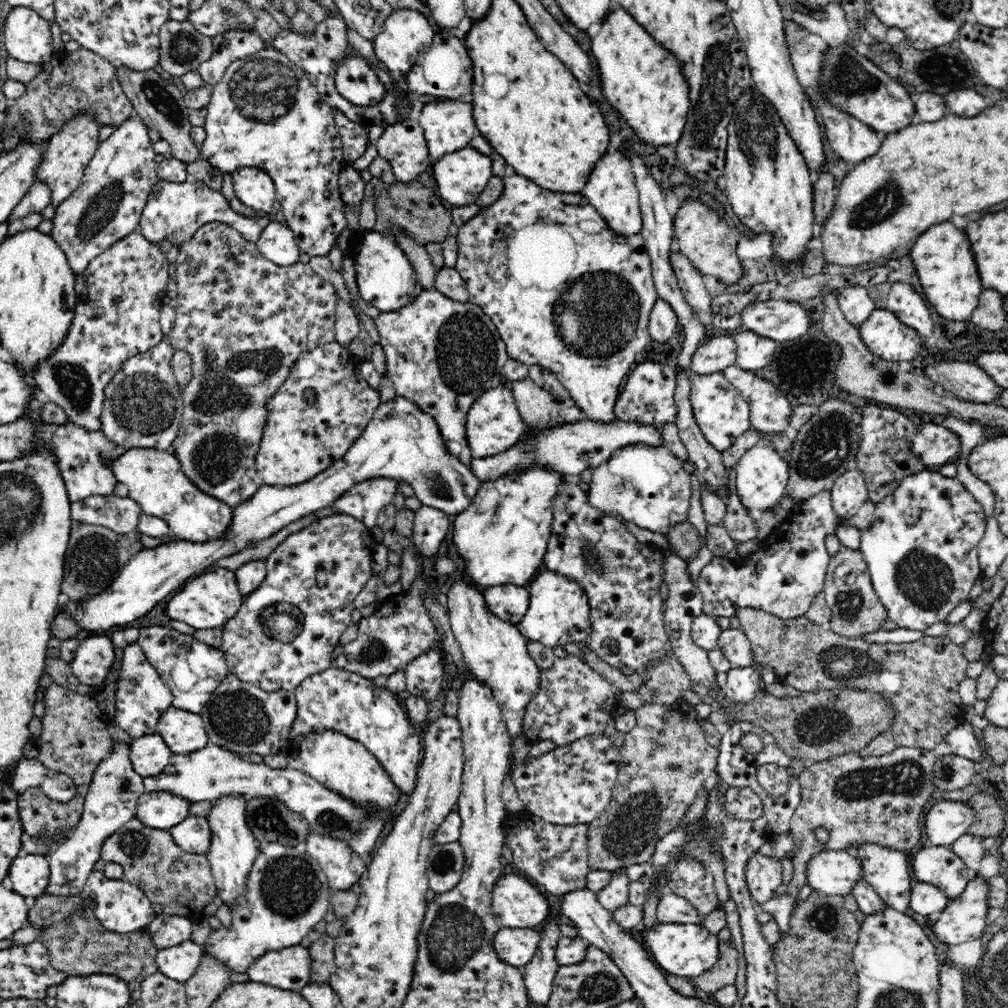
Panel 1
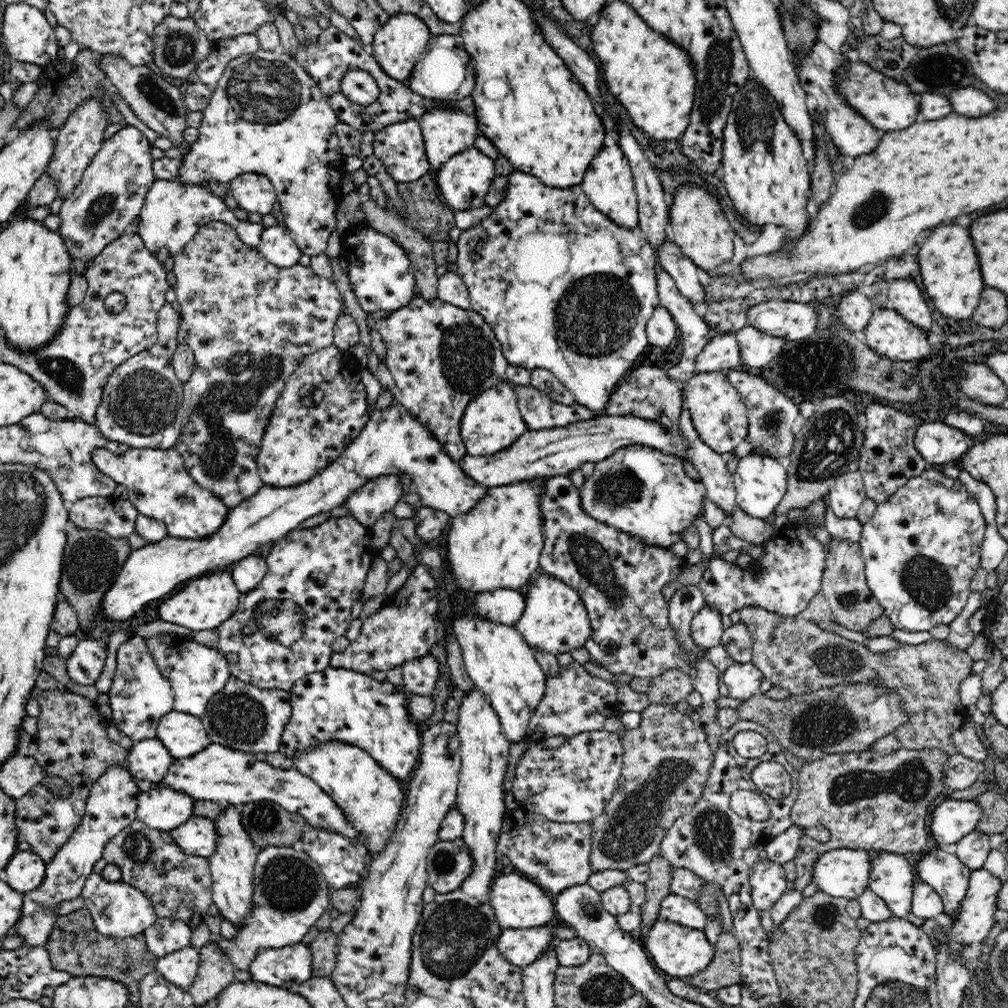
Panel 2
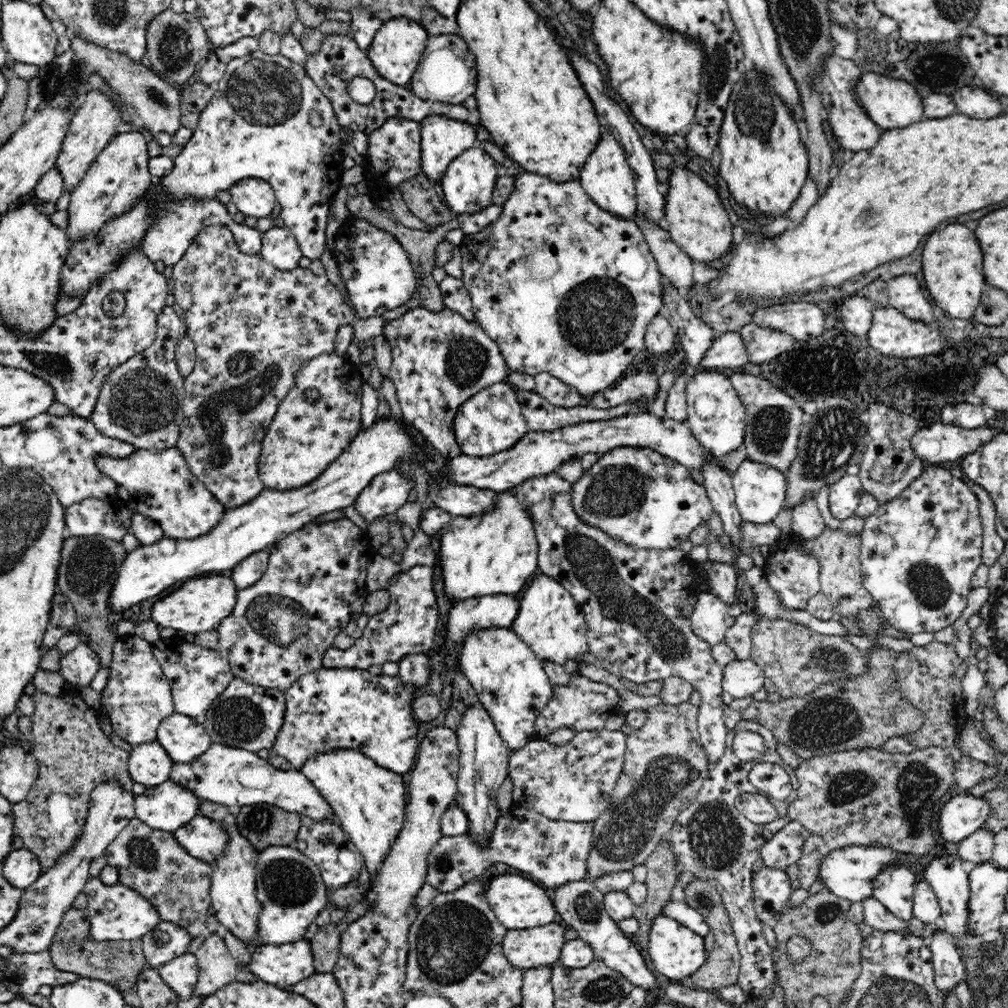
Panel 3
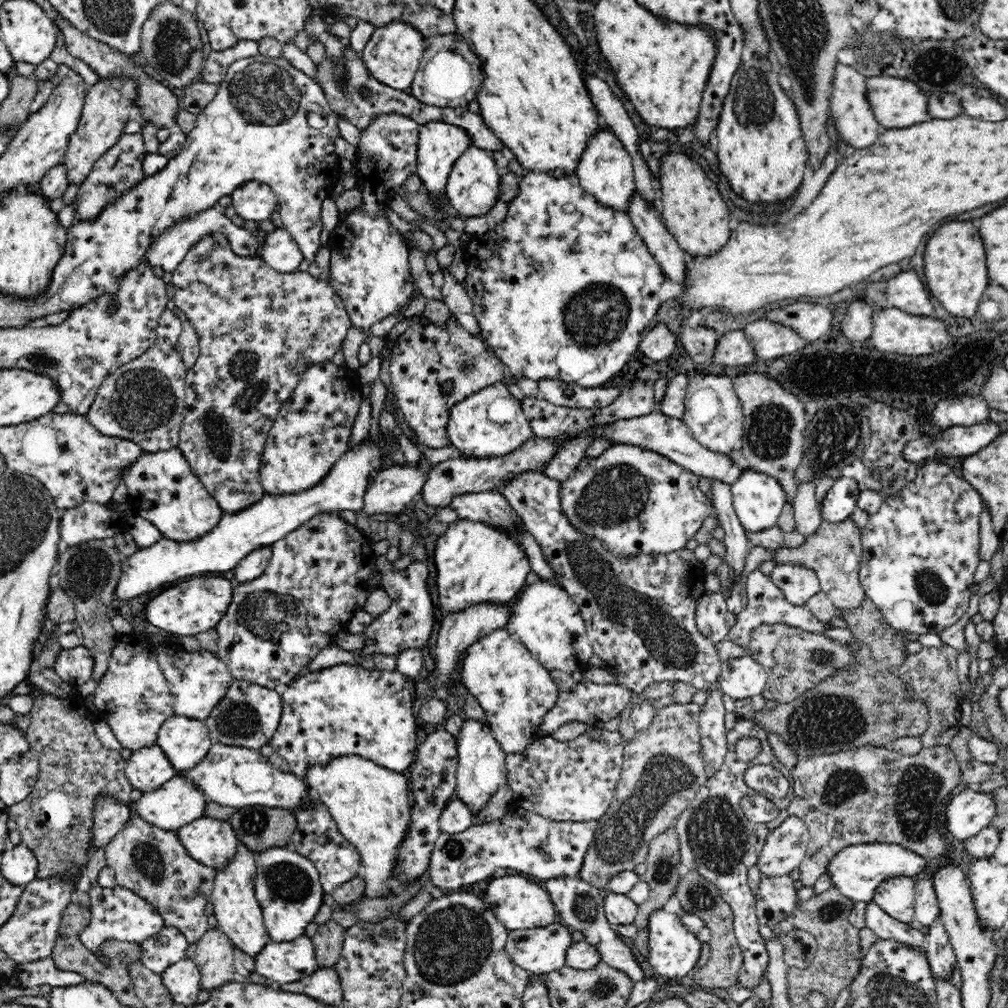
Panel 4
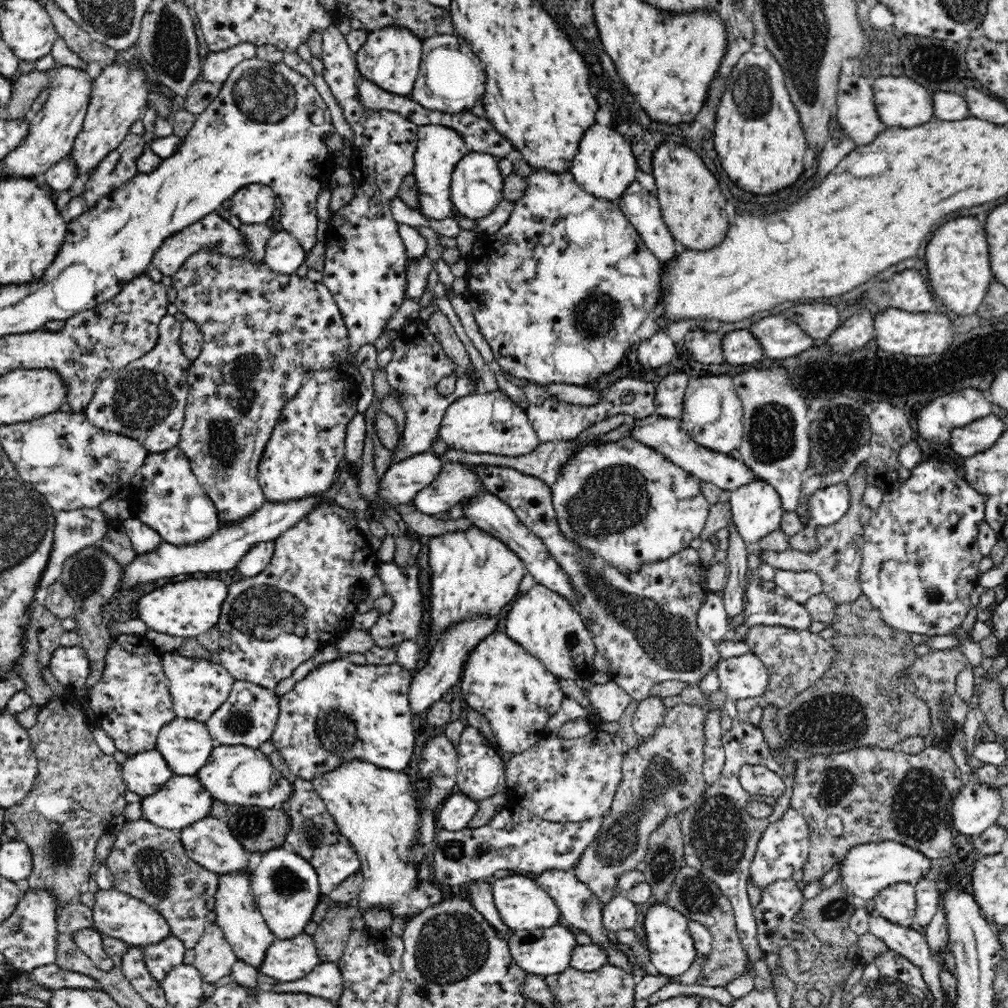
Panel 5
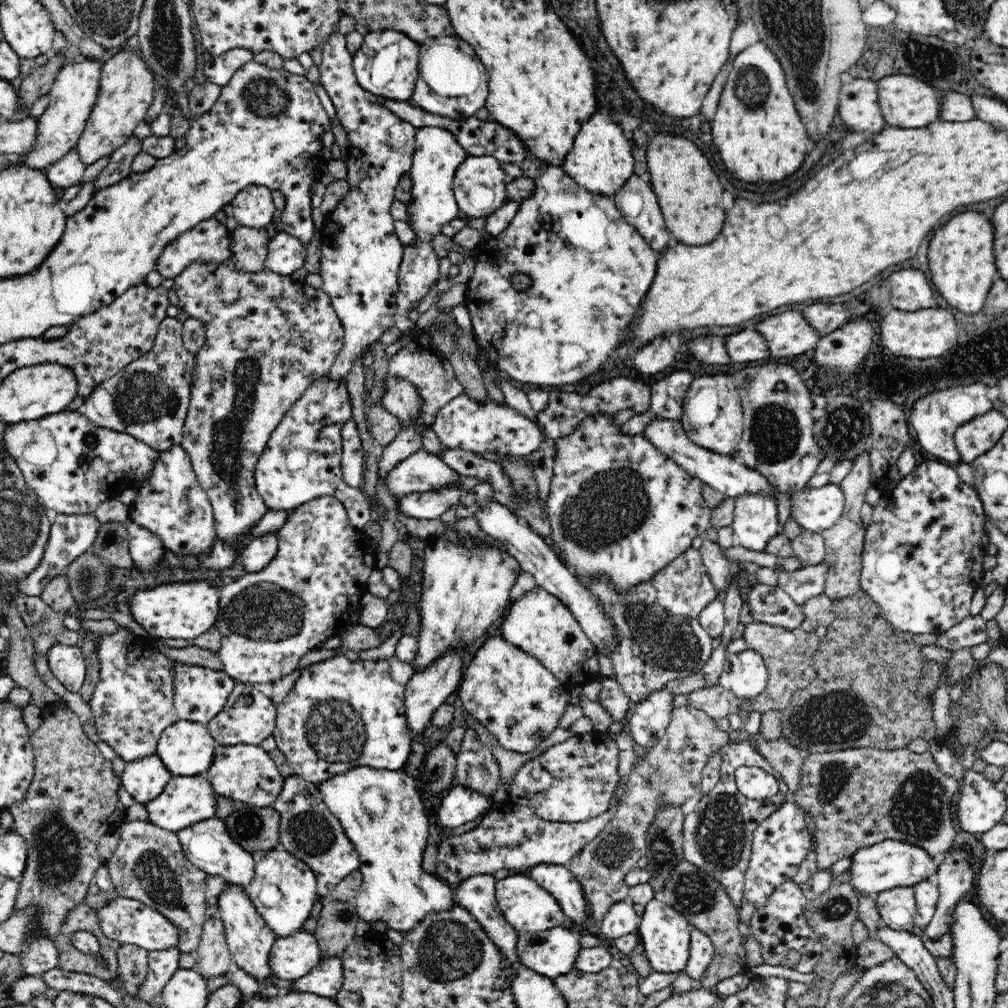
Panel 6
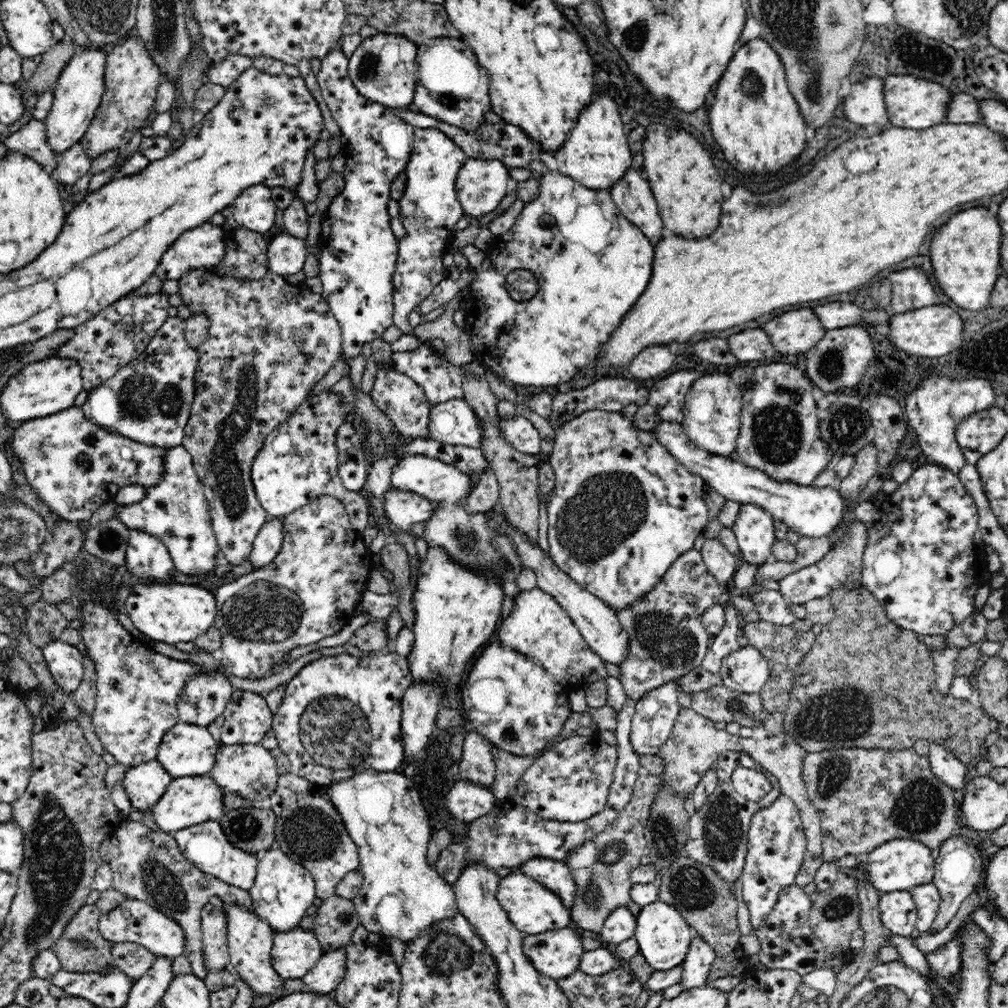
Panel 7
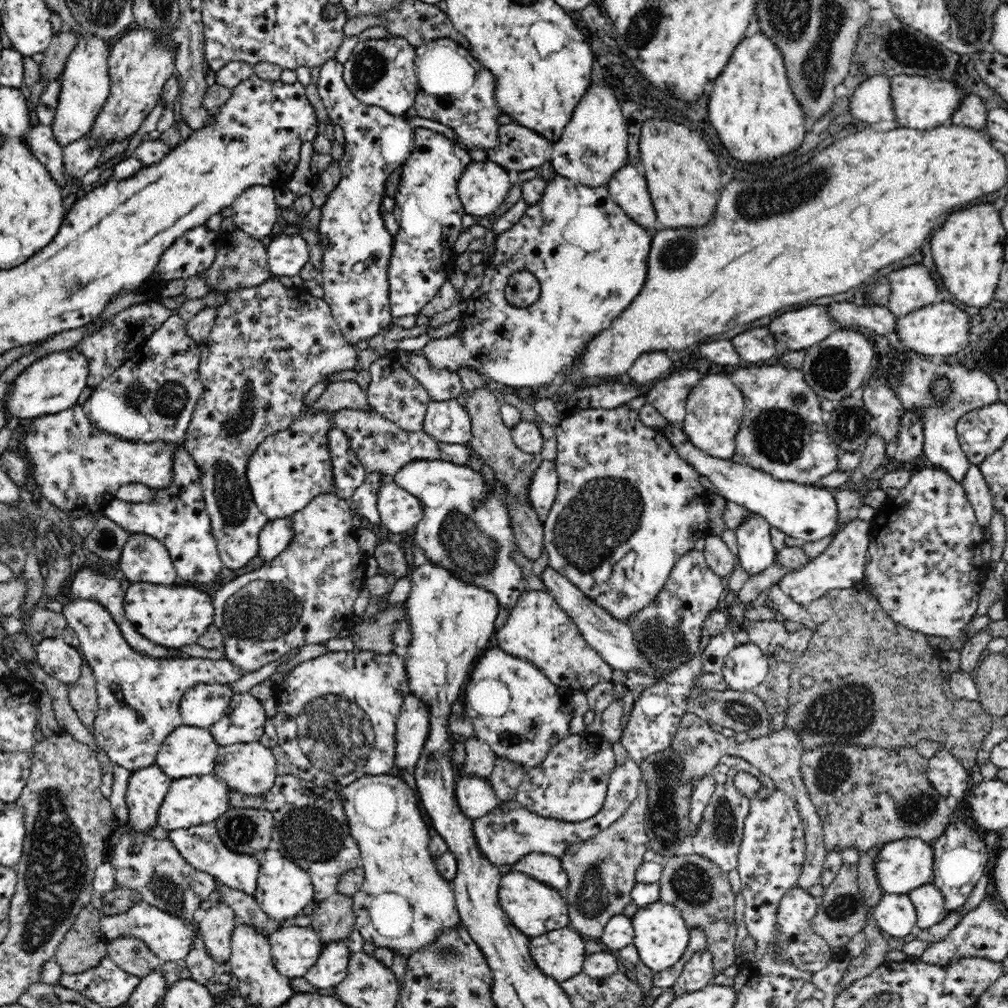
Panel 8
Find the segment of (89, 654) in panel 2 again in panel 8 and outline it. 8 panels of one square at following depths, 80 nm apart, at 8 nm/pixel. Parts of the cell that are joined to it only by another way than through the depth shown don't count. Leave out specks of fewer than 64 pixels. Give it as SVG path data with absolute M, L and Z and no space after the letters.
M60 637L40 640L35 647L38 664L48 674L67 685L76 682L82 668L82 656L77 648Z

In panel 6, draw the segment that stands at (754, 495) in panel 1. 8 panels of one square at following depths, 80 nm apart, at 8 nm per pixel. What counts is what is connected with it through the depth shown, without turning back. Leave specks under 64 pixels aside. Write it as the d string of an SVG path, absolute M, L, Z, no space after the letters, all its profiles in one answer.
M766 496L735 499L733 523L736 544L754 552L767 552L767 544L779 533L777 502Z

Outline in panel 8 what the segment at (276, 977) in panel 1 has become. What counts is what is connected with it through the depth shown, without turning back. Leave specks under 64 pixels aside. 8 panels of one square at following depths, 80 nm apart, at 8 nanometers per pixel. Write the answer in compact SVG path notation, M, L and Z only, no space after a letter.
M294 923L280 927L269 936L271 955L282 976L293 980L305 977L316 964L323 949L323 942L311 927Z

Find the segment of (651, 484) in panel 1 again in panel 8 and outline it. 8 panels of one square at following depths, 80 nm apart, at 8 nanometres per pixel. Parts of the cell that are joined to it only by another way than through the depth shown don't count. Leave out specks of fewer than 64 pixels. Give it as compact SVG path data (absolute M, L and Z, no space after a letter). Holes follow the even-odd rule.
M628 403L618 406L618 408L588 408L568 415L561 420L554 432L557 440L557 456L553 462L560 482L556 500L554 500L554 504L543 524L543 546L548 554L548 566L560 573L562 577L566 577L570 583L582 591L582 594L598 603L614 619L629 624L629 620L633 619L640 611L644 611L658 596L658 593L665 588L665 584L670 580L672 567L687 552L695 549L694 542L708 536L709 521L706 515L706 508L709 506L708 492L698 481L700 473L678 454L676 447L663 433L663 429L654 429L644 425L642 419L640 419L639 411L630 407ZM628 550L635 550L638 553L638 558L636 558L636 564L634 565L634 581L628 582L626 585L628 590L626 592L612 594L612 592L608 592L604 582L608 580L608 576L612 572L612 566L622 560Z

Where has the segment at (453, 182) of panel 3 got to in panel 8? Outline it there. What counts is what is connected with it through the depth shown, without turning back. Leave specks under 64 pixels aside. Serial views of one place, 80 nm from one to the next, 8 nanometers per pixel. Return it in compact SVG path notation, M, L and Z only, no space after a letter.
M472 160L458 181L459 199L472 217L492 215L508 196L514 176L500 165Z

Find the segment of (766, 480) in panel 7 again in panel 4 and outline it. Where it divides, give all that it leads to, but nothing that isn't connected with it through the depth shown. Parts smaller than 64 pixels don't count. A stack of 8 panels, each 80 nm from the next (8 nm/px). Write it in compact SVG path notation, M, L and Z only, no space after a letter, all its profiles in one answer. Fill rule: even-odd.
M655 410L646 416L617 420L603 427L599 425L595 436L606 436L611 444L622 443L648 448L694 473L698 478L710 478L710 480L720 481L730 486L741 477L744 470L742 463L736 464L728 455L712 452L711 449L702 446L694 439L694 435L691 434L683 419L666 416L660 410ZM839 477L819 501L824 523L836 523L854 515L859 508L861 491L852 478Z

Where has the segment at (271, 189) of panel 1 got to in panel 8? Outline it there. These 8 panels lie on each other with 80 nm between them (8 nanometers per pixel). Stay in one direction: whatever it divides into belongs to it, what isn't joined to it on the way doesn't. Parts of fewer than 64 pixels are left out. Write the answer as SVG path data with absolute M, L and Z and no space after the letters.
M262 184L248 187L231 206L237 229L255 240L267 242L277 223L279 206L274 199L274 187Z

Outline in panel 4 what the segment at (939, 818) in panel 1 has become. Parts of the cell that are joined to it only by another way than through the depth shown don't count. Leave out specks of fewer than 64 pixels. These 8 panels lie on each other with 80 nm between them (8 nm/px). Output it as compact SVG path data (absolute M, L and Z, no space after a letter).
M963 786L947 806L948 834L965 841L988 827L996 811L992 793L980 791L977 786Z

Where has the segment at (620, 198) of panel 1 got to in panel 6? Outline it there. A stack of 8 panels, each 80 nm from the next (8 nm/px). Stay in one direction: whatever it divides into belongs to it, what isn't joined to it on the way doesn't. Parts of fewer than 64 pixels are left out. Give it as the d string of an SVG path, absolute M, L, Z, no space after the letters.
M597 106L598 112L590 116L590 120L584 120L578 128L572 148L562 160L562 170L572 177L578 185L586 190L612 196L632 174L634 174L634 157L632 156L632 144L626 139L622 128L612 118L612 110Z

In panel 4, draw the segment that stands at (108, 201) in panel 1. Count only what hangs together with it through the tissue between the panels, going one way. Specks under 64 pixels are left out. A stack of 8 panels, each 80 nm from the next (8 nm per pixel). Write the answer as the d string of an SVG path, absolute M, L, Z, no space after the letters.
M124 133L121 139L110 148L102 158L99 158L90 171L90 174L81 182L75 207L78 211L78 220L88 221L98 217L98 212L106 206L108 200L116 200L122 196L122 192L128 192L134 184L138 184L145 174L142 168L142 160L147 150L141 133Z

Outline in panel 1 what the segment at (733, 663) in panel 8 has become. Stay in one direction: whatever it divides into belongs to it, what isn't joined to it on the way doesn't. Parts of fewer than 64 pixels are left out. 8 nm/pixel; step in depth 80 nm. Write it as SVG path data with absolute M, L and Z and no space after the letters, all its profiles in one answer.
M753 666L732 667L726 673L724 696L736 703L752 701L762 691L760 670Z

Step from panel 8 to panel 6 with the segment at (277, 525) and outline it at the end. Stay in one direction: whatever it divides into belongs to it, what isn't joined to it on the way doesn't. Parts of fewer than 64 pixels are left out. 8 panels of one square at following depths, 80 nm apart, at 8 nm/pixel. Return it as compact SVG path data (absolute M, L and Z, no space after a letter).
M266 532L249 539L238 556L246 572L262 570L276 556L278 541L277 532Z

